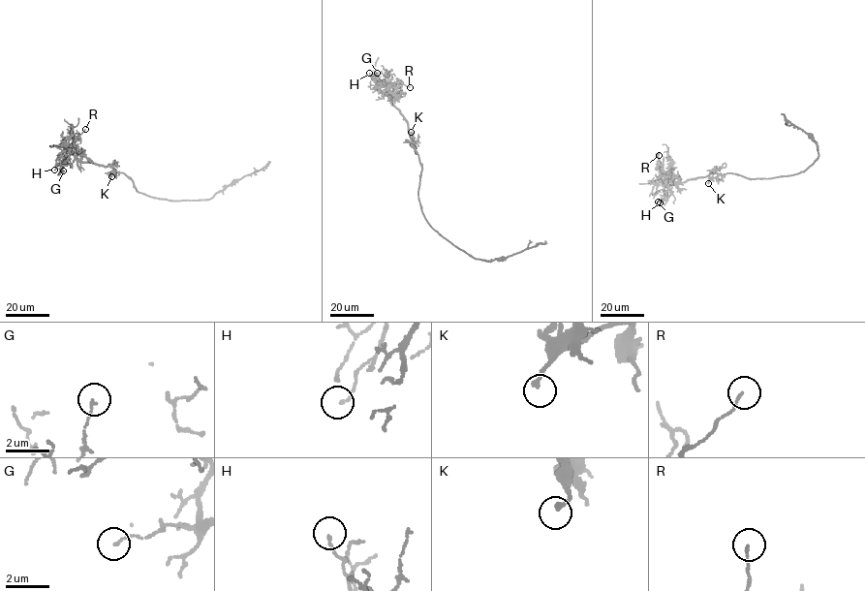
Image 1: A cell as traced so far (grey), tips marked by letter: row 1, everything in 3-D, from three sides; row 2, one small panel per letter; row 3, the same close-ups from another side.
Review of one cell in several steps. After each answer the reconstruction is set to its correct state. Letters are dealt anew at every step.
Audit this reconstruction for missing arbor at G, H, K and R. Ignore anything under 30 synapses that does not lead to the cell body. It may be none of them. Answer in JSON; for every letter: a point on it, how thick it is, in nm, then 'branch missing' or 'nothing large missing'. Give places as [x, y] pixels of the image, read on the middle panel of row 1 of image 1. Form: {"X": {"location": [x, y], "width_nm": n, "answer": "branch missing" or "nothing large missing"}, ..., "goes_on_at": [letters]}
{"G": {"location": [377, 73], "width_nm": 120, "answer": "nothing large missing"}, "H": {"location": [369, 73], "width_nm": 120, "answer": "nothing large missing"}, "K": {"location": [411, 132], "width_nm": 190, "answer": "nothing large missing"}, "R": {"location": [410, 87], "width_nm": 110, "answer": "nothing large missing"}, "goes_on_at": []}

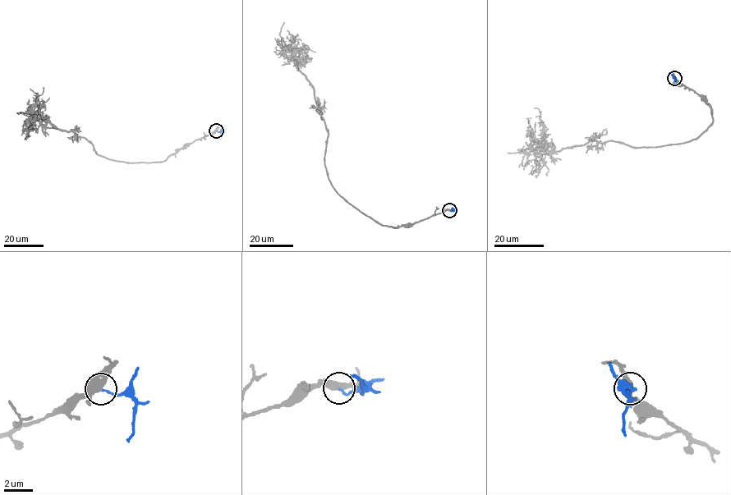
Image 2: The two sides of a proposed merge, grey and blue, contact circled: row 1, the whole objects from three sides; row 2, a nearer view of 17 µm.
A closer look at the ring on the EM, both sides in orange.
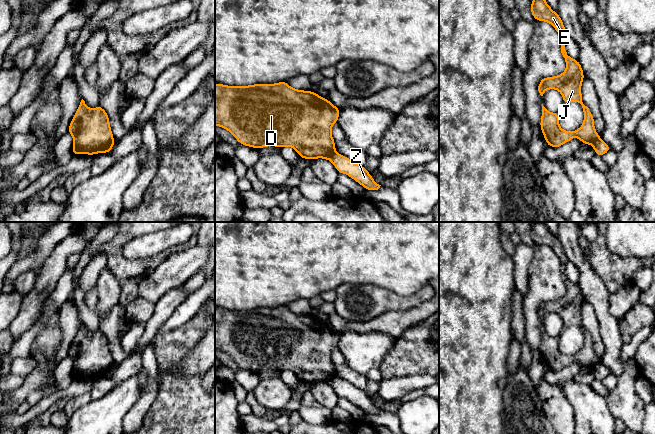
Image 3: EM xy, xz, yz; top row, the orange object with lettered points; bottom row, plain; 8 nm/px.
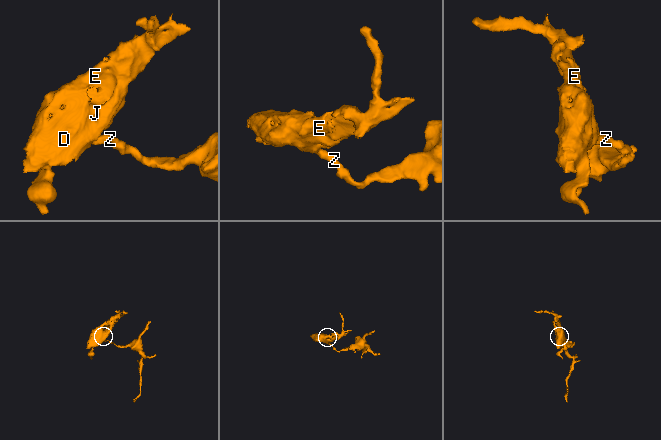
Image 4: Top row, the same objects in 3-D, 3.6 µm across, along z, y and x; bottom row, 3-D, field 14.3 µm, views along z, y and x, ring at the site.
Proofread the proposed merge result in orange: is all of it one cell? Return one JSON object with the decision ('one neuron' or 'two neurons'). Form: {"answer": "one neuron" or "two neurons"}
{"answer": "two neurons"}

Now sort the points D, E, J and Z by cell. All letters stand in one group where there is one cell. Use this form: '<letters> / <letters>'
D E J / Z

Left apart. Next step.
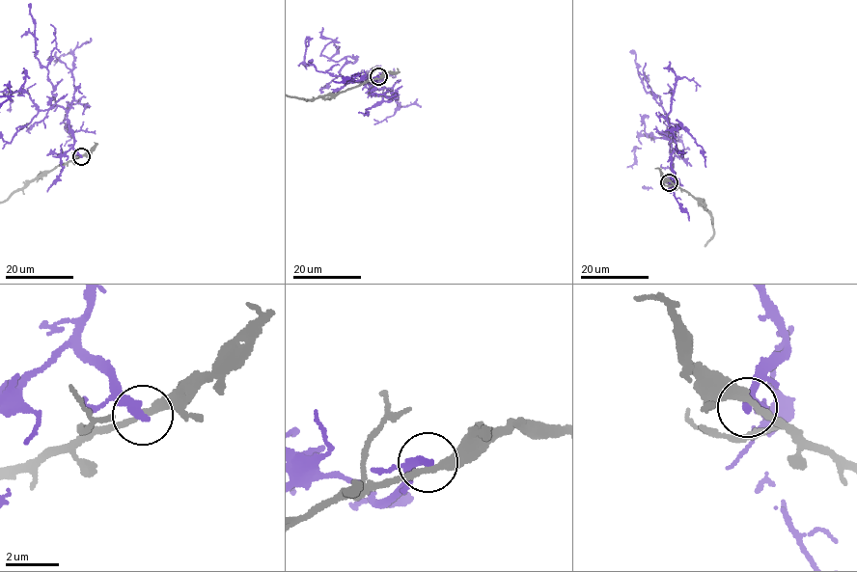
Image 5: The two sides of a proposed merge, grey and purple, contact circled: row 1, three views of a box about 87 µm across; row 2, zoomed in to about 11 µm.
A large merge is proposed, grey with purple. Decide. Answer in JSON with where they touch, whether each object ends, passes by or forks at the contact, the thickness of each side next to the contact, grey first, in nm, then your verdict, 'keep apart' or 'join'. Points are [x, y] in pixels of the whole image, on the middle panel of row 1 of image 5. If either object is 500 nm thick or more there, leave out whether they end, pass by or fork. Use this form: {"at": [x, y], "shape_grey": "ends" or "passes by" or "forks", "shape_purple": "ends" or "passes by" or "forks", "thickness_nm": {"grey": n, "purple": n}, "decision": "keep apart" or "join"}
{"at": [378, 76], "shape_grey": "passes by", "shape_purple": "ends", "thickness_nm": {"grey": 240, "purple": 280}, "decision": "keep apart"}

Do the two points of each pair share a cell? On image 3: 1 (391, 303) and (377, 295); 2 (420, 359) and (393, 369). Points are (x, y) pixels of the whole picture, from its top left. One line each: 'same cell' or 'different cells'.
1: same cell
2: same cell

